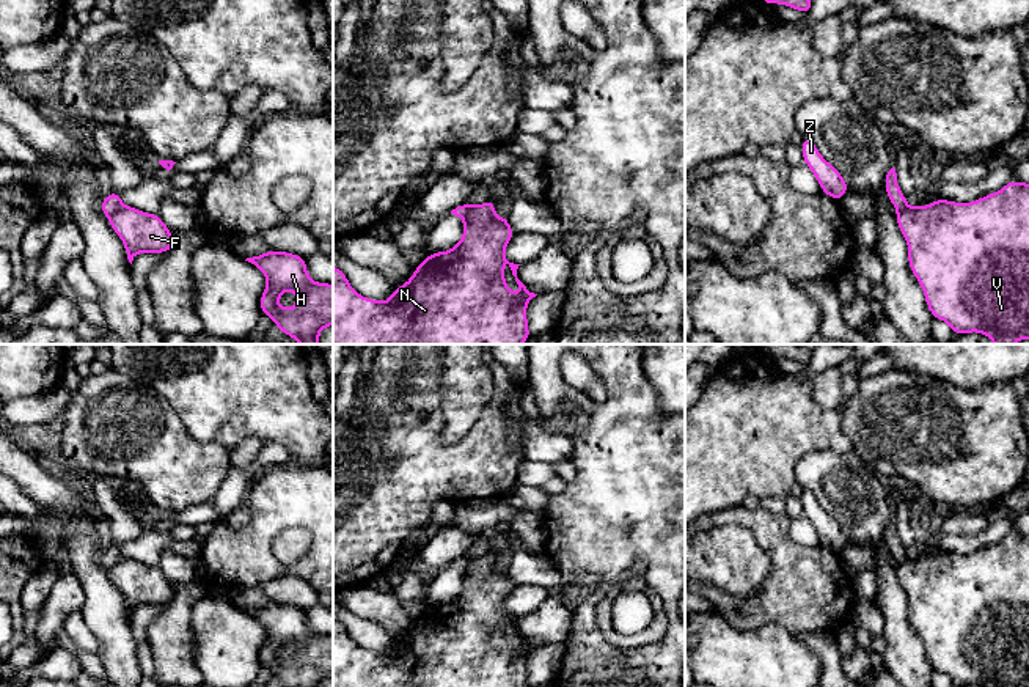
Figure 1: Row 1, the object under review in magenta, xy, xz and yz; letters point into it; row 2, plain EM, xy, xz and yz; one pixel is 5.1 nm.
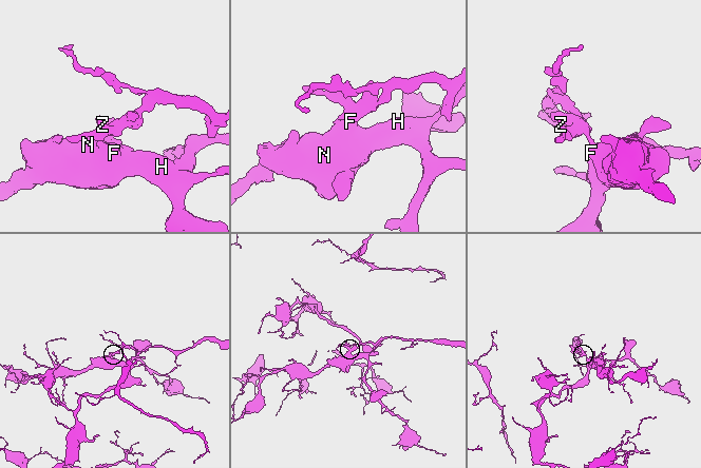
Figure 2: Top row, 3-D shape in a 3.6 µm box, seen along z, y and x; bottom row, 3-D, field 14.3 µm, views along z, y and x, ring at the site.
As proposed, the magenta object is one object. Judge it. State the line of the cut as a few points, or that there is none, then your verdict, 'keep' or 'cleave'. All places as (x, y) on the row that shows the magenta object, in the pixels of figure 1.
cut xy (121, 205), (109, 217); cleave

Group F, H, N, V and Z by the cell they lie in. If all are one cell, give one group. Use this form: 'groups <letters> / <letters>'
groups F H N V / Z

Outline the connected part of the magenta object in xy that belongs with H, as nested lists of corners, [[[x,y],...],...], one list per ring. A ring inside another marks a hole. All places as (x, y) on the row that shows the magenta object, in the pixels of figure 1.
[[[269,250],[247,258],[267,278],[259,310],[273,319],[284,335],[300,344],[320,344],[322,329],[333,325],[333,285],[316,283],[306,270],[306,258],[295,253]],[[292,289],[297,302],[292,308],[278,305],[280,296]]]

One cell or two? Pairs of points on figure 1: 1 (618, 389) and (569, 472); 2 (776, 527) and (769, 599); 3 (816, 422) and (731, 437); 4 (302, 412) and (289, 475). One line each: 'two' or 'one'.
1: two
2: one
3: one
4: two

